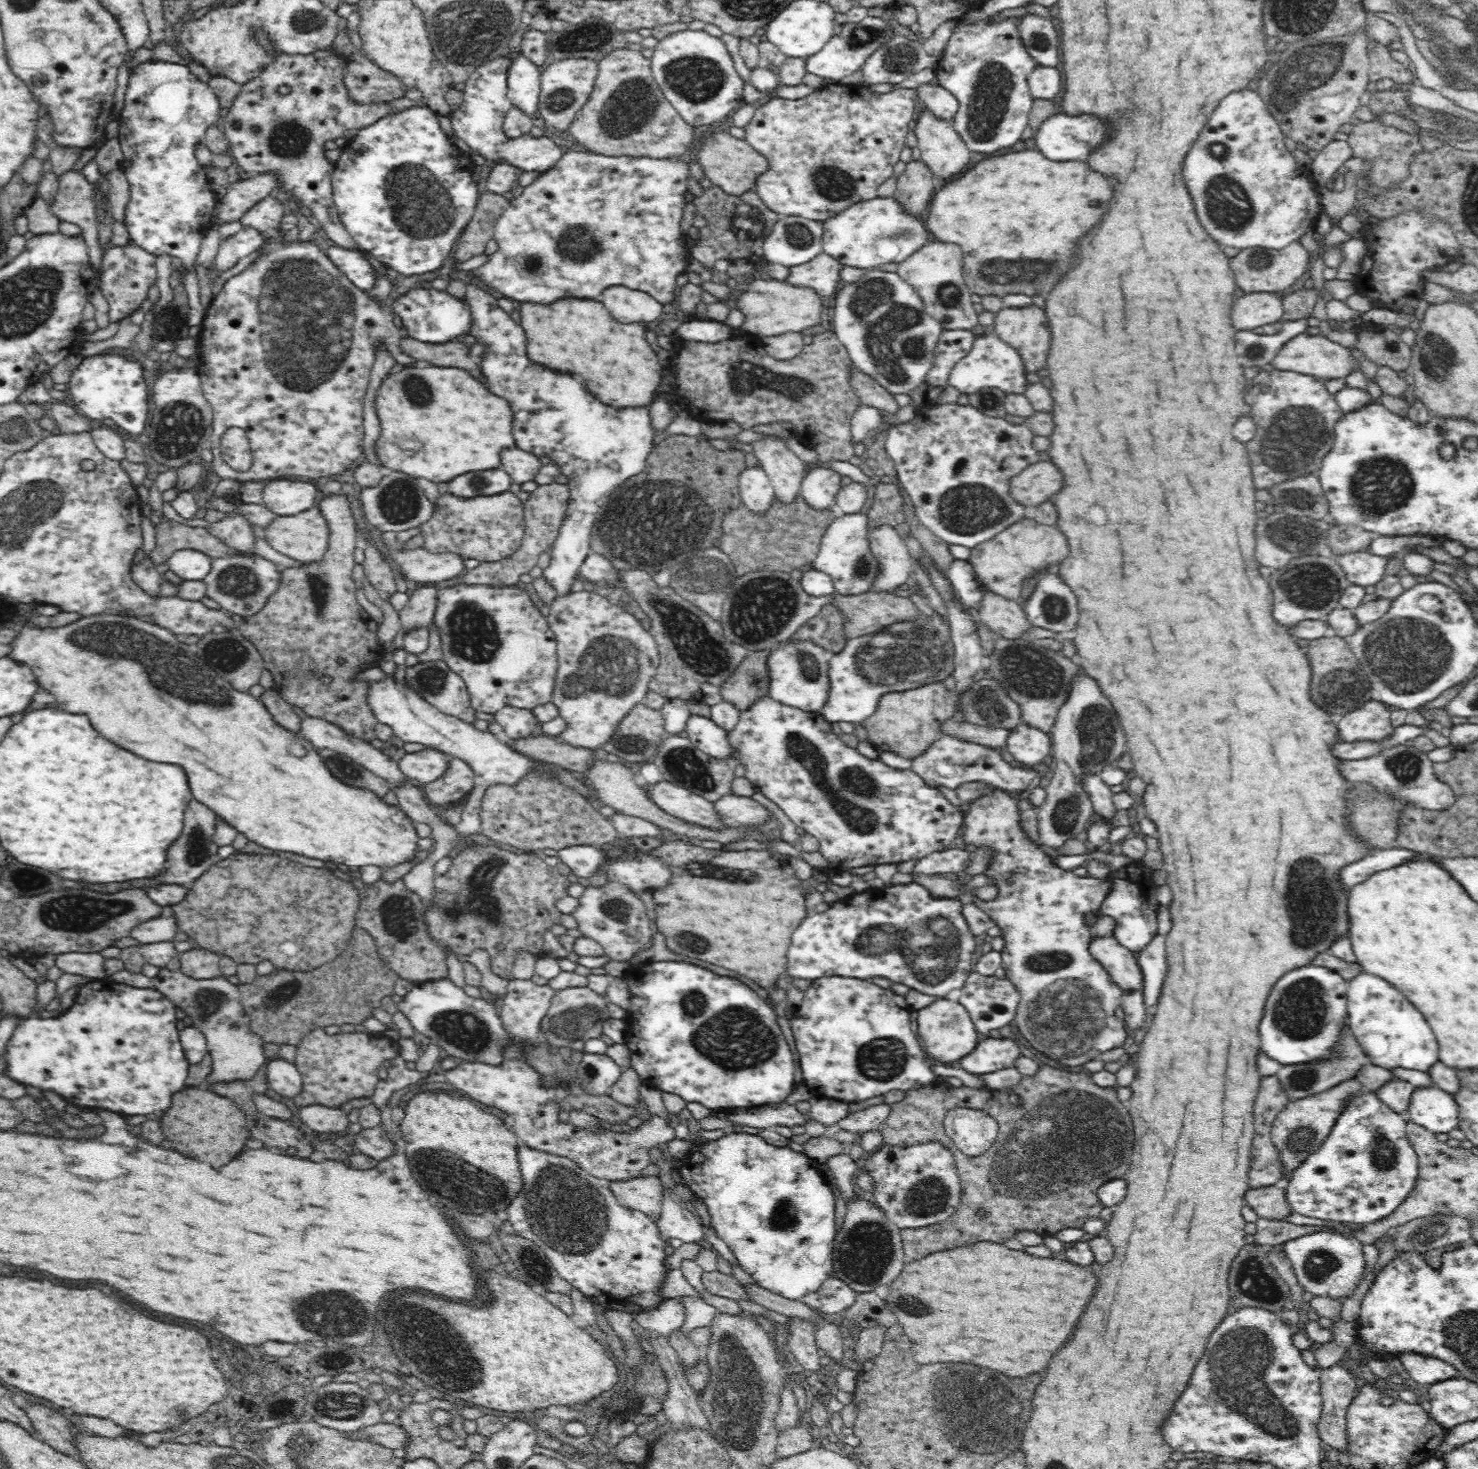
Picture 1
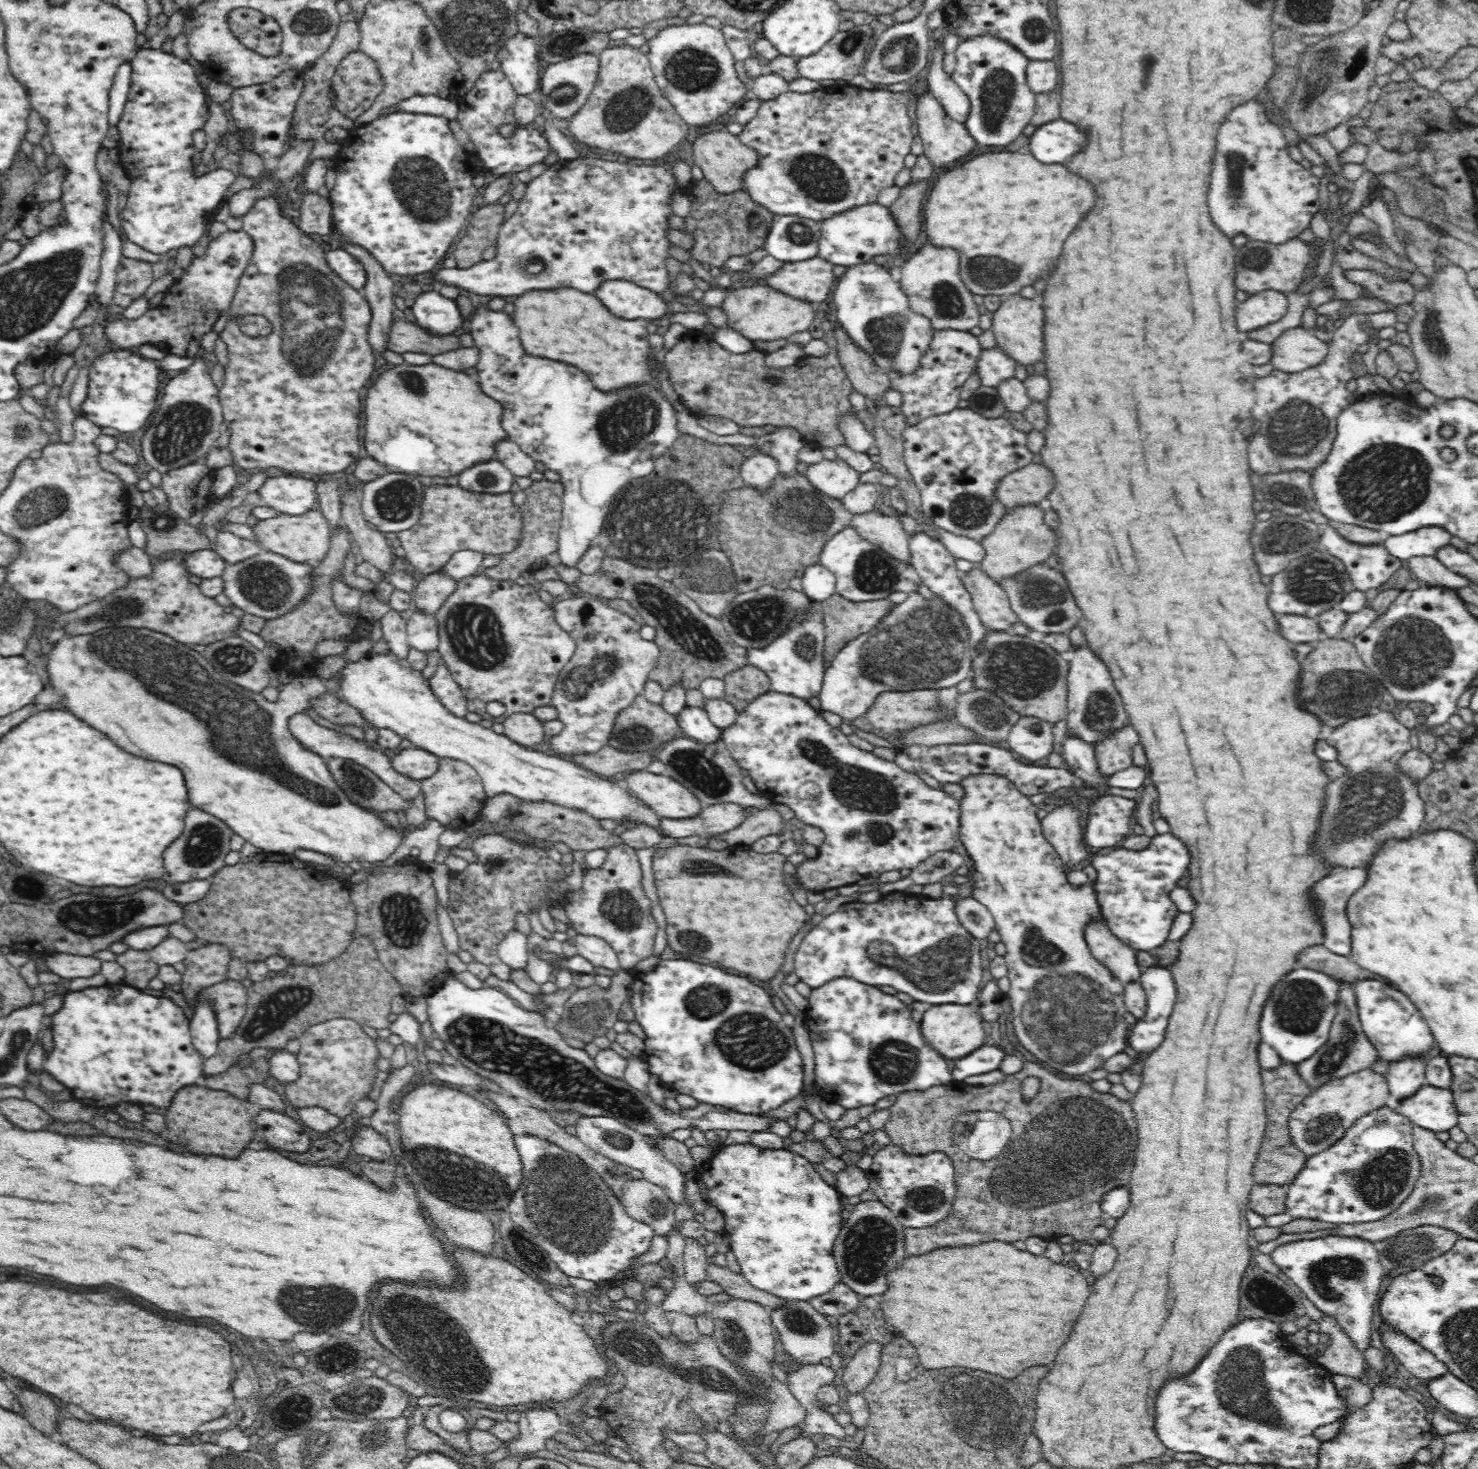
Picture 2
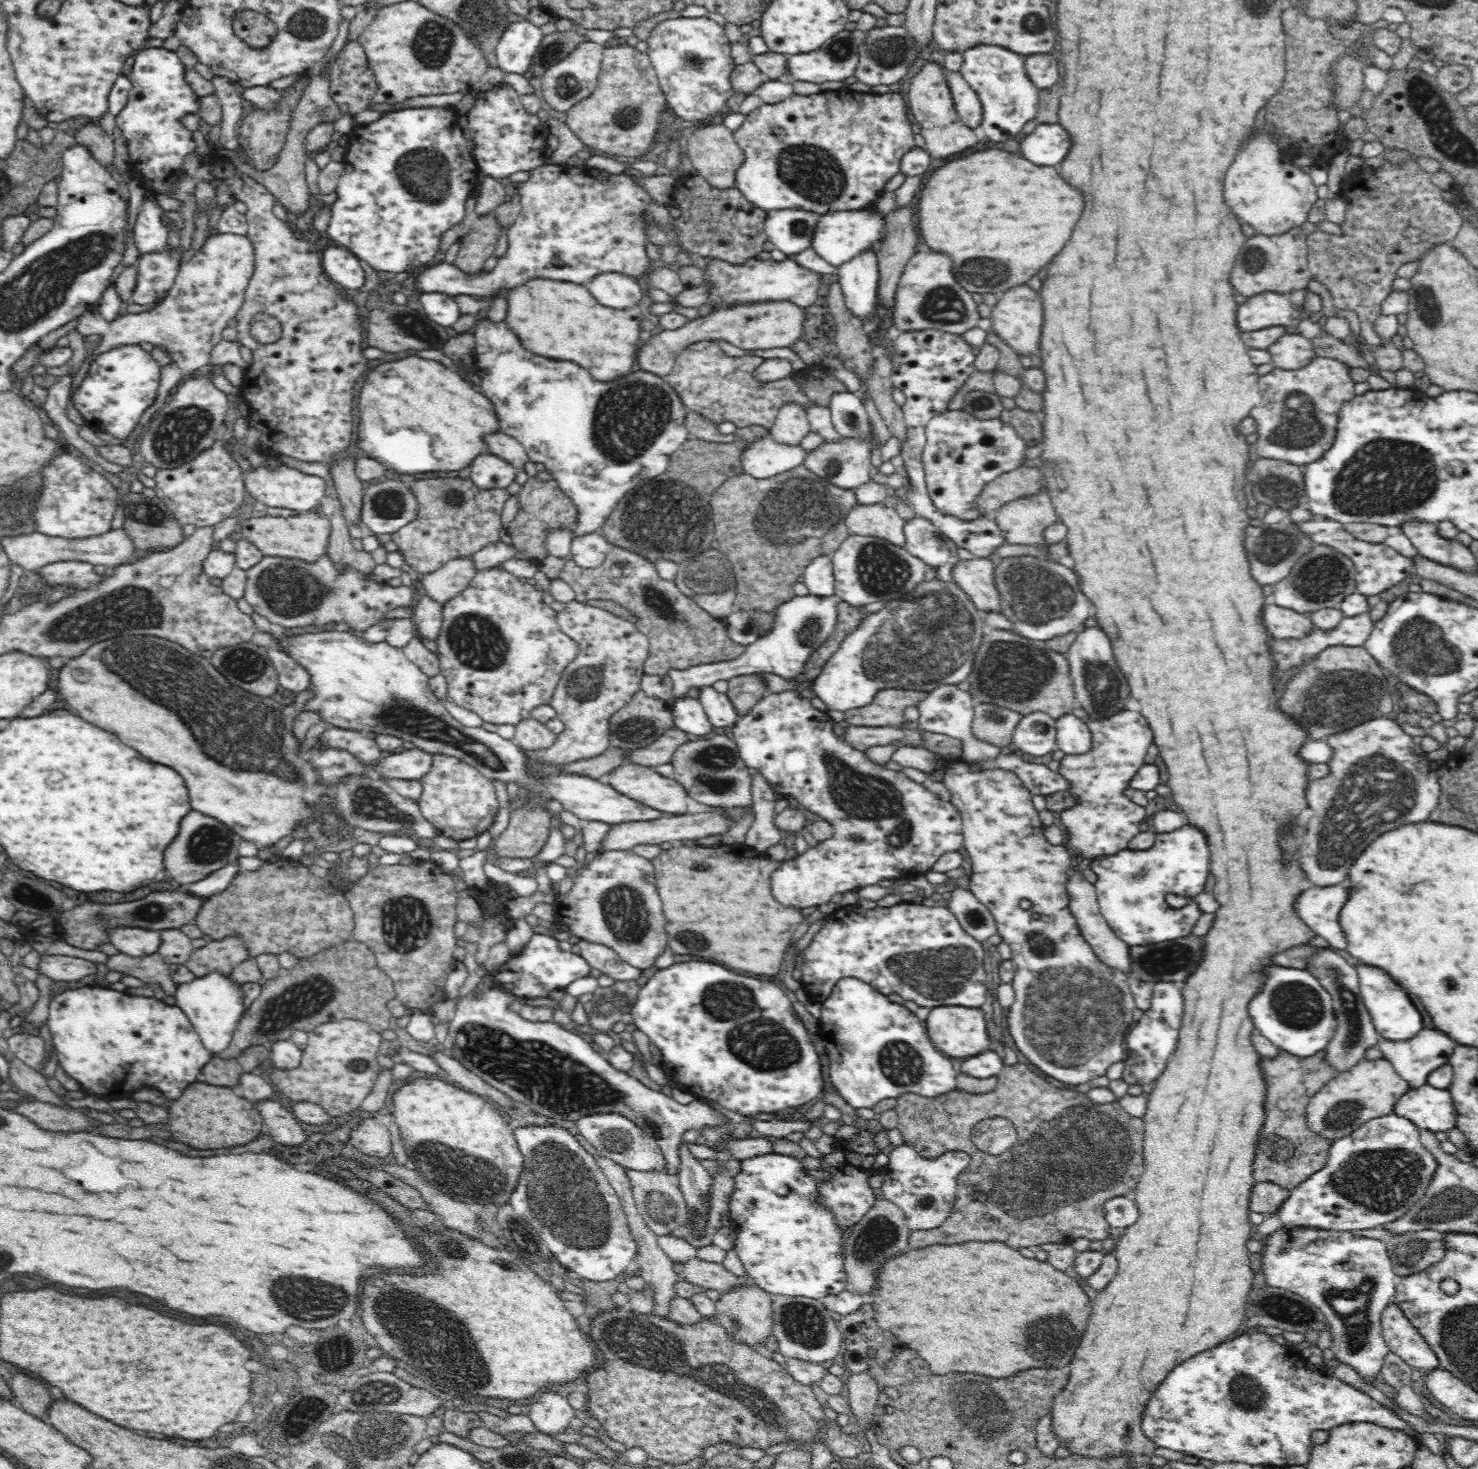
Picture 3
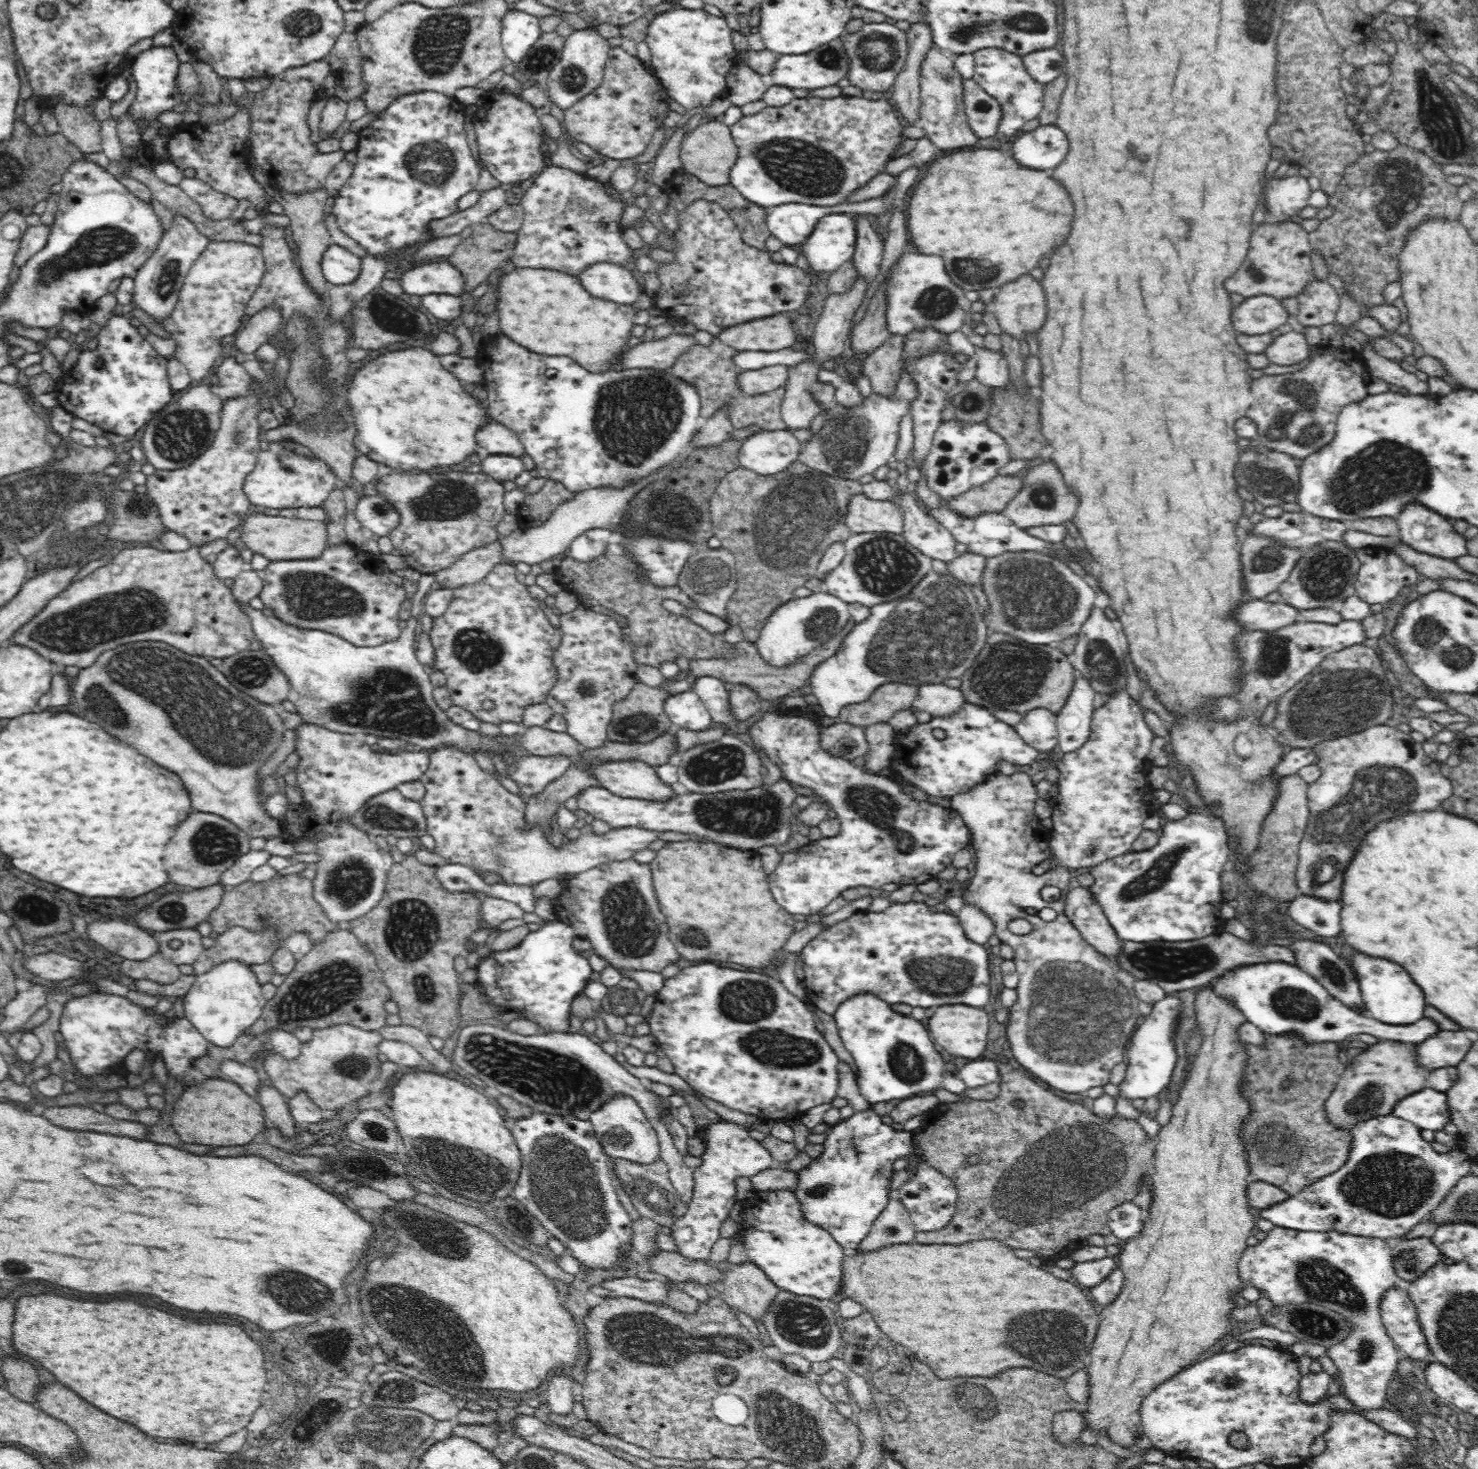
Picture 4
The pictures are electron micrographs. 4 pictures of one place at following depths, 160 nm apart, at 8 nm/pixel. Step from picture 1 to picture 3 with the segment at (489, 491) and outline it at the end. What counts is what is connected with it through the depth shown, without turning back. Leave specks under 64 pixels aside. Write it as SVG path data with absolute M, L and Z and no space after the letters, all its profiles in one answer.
M498 456L476 458L470 464L470 480L480 489L506 489L516 478L519 469Z

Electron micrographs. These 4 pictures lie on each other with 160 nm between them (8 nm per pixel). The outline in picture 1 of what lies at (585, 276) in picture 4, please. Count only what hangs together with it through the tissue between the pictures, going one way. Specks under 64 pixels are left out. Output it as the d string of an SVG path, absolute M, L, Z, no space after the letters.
M610 287L602 294L600 302L604 302L608 312L622 324L632 324L636 320L658 322L664 315L663 306L654 297L626 287Z

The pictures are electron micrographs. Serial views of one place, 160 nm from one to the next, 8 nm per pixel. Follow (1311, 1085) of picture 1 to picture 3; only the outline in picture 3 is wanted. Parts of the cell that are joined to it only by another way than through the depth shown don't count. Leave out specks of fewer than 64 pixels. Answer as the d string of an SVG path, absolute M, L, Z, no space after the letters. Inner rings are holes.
M1330 948L1322 949L1320 954L1316 954L1306 969L1310 975L1321 982L1321 985L1325 987L1334 1000L1333 1010L1337 1018L1337 1028L1332 1040L1326 1044L1326 1048L1322 1051L1324 1063L1330 1065L1334 1073L1346 1072L1352 1066L1358 1065L1358 1062L1364 1061L1366 1050L1376 1047L1380 1038L1371 1023L1370 1014L1367 1013L1361 998L1357 970ZM1346 968L1348 968L1348 974L1344 974Z

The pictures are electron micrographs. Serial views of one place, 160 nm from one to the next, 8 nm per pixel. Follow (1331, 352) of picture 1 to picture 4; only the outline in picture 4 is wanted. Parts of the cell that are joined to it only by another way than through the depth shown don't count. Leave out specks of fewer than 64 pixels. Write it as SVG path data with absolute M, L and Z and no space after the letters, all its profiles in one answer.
M1287 329L1281 335L1274 337L1272 344L1266 348L1266 356L1272 364L1292 366L1311 355L1311 349L1304 334Z

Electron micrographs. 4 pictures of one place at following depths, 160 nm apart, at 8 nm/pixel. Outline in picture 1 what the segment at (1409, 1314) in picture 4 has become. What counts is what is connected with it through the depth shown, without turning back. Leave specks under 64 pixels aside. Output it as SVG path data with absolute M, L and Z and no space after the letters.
M1405 1354L1405 1356L1400 1356L1399 1360L1405 1366L1405 1370L1412 1380L1416 1380L1420 1384L1433 1385L1440 1380L1460 1378L1460 1372L1454 1370L1454 1366L1440 1362L1438 1358Z

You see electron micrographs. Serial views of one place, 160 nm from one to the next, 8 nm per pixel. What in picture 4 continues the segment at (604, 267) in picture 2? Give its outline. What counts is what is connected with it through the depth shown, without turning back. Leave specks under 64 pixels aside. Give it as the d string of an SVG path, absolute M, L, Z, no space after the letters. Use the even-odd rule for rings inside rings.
M552 165L526 192L522 192L520 198L525 217L515 232L511 250L512 262L516 266L580 276L594 264L607 262L625 267L632 258L632 250L622 240L622 226L618 224L624 202L614 200L602 183ZM432 259L401 274L403 292L414 296L457 296L465 292L462 273L446 259Z

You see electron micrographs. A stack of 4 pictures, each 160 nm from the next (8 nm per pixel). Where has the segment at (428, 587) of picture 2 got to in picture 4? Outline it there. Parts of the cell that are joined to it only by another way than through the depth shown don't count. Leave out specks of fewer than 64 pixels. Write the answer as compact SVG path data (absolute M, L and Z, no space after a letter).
M496 541L492 545L480 547L464 554L449 568L435 572L435 582L438 582L442 589L456 590L460 586L480 582L492 569L503 562L501 542Z

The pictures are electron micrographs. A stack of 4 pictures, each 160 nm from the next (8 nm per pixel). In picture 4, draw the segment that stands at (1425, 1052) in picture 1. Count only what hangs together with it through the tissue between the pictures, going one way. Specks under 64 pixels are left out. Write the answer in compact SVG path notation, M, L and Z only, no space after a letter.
M1358 954L1352 956L1352 962L1364 1006L1375 1021L1384 1025L1408 1026L1424 1018L1424 1008L1427 1005L1424 995L1418 985L1406 978L1402 970L1398 970L1398 966L1386 962L1384 958L1358 958Z

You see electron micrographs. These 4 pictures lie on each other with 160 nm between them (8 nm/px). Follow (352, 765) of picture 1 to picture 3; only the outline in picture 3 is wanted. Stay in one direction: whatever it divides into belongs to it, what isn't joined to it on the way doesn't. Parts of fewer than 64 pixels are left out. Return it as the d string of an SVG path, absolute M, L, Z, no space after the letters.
M350 774L342 778L335 785L336 812L344 820L344 824L363 828L370 832L385 832L393 834L403 832L407 837L416 834L426 840L432 839L441 832L432 826L432 823L422 815L416 801L402 797L383 779L364 776L363 774Z

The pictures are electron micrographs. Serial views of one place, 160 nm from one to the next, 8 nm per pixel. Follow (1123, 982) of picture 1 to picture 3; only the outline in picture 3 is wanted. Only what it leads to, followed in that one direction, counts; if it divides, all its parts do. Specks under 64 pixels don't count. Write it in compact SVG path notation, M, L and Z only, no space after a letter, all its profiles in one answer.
M1081 872L1074 874L1067 880L1067 893L1069 896L1069 909L1072 915L1077 919L1082 936L1088 941L1093 951L1098 955L1102 963L1112 968L1117 968L1131 975L1130 972L1130 945L1126 944L1106 922L1106 919L1100 912L1097 896L1095 893L1095 884L1084 879Z

